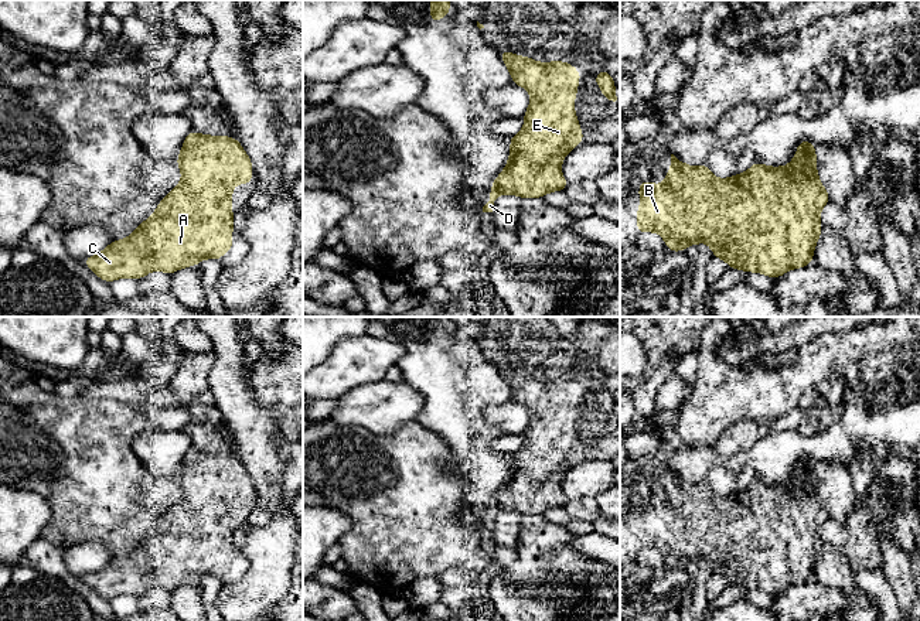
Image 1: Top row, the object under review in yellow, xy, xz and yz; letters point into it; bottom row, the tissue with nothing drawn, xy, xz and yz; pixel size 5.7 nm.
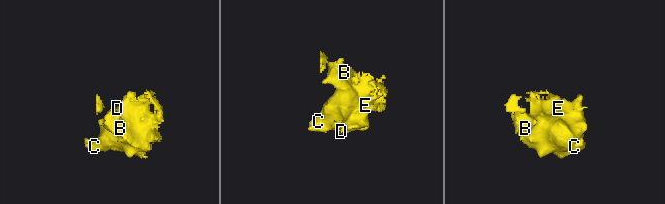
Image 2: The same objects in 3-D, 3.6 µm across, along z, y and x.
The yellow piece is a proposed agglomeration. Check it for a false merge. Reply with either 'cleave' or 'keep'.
cleave

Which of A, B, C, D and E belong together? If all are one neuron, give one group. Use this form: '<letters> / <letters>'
A B C E / D

